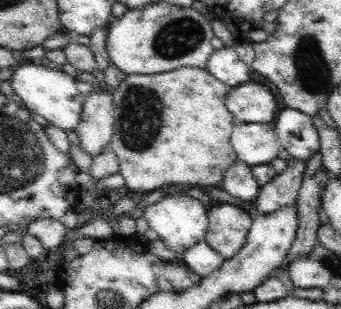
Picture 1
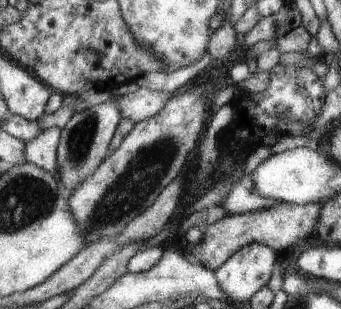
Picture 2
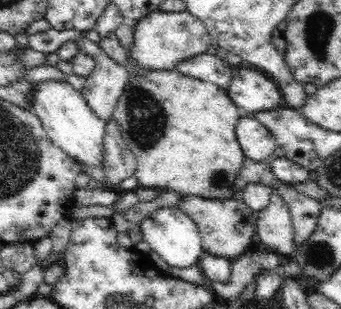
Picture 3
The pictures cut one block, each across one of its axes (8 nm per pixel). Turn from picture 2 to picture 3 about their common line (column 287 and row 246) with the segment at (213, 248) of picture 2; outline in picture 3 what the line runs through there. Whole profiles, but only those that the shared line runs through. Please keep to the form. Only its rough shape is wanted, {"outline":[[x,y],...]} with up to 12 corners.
{"outline":[[184,196],[174,206],[206,254],[236,260],[256,236],[244,202]]}

